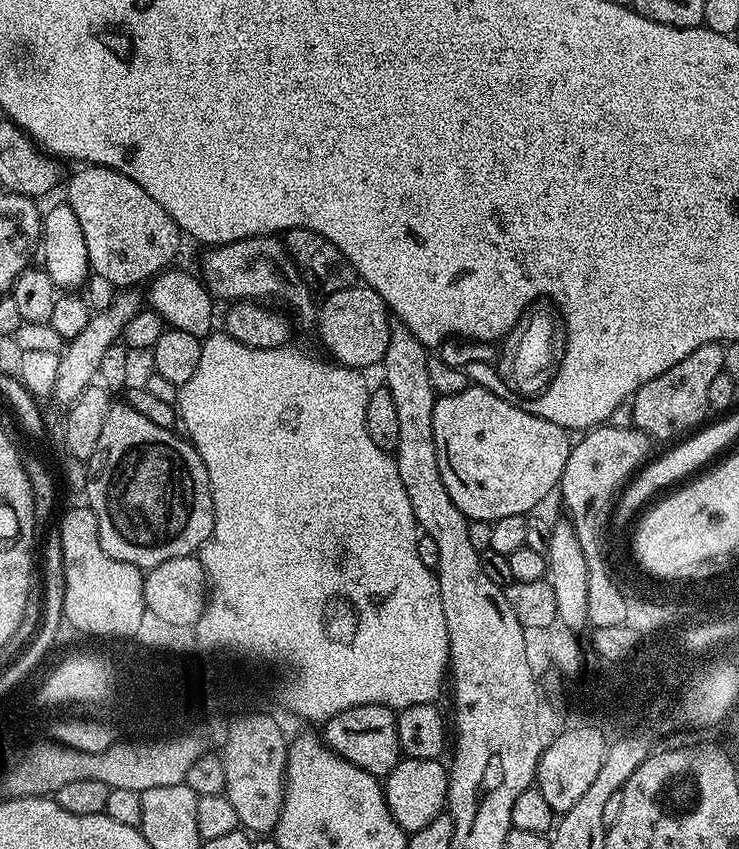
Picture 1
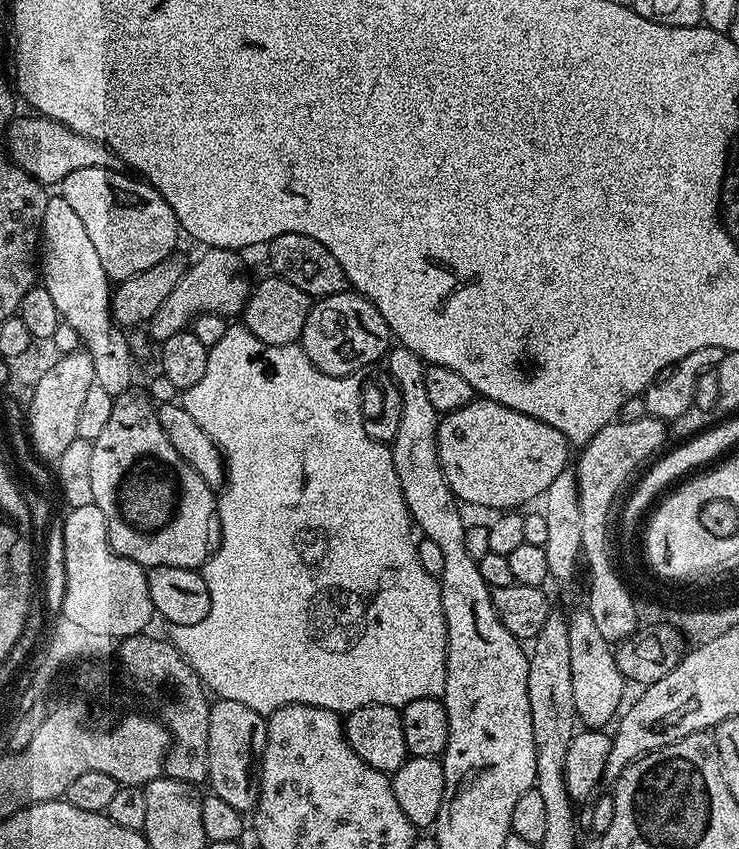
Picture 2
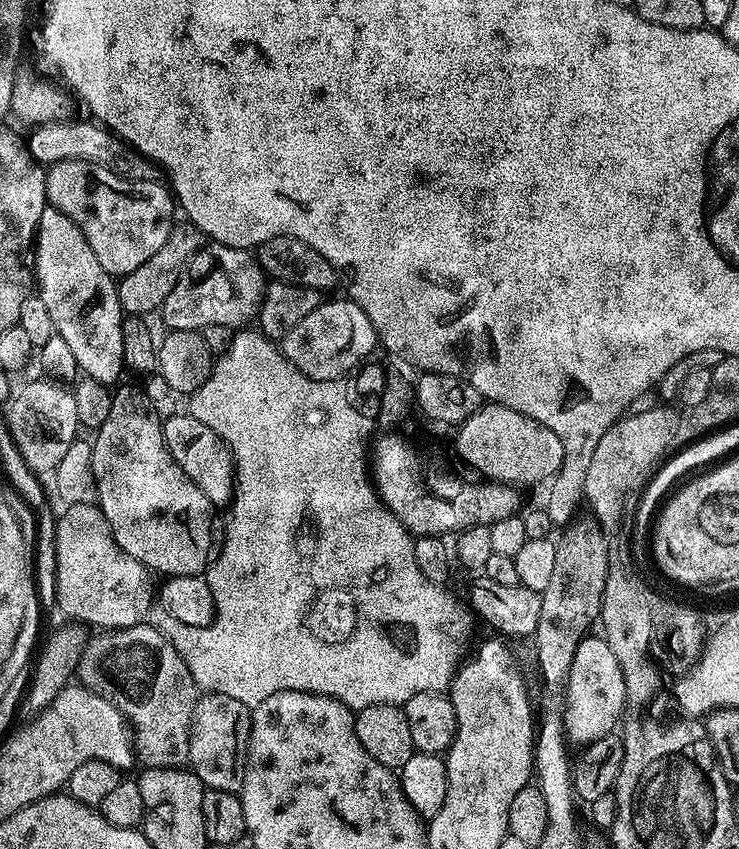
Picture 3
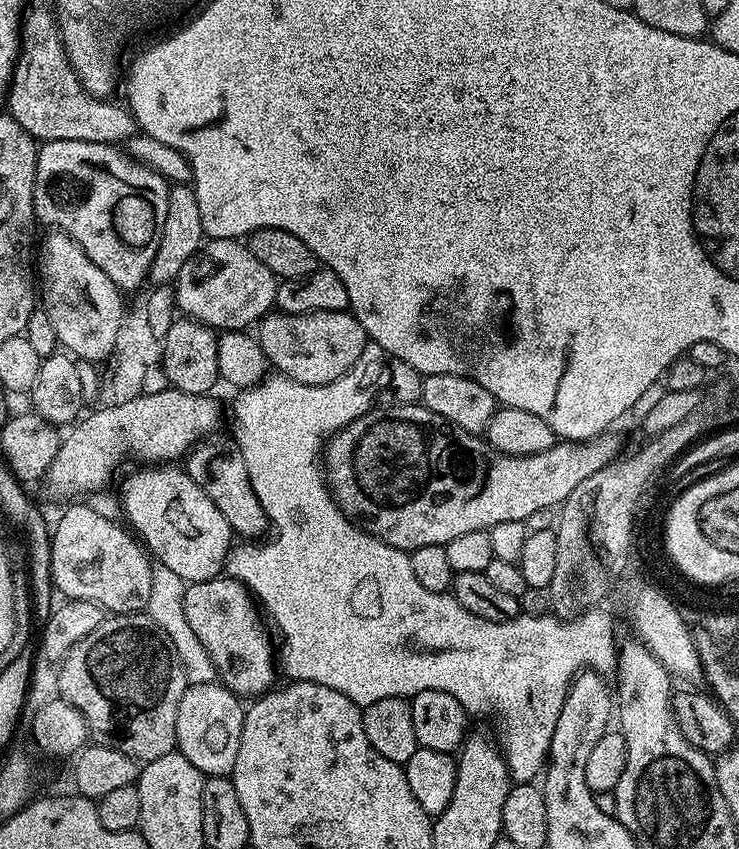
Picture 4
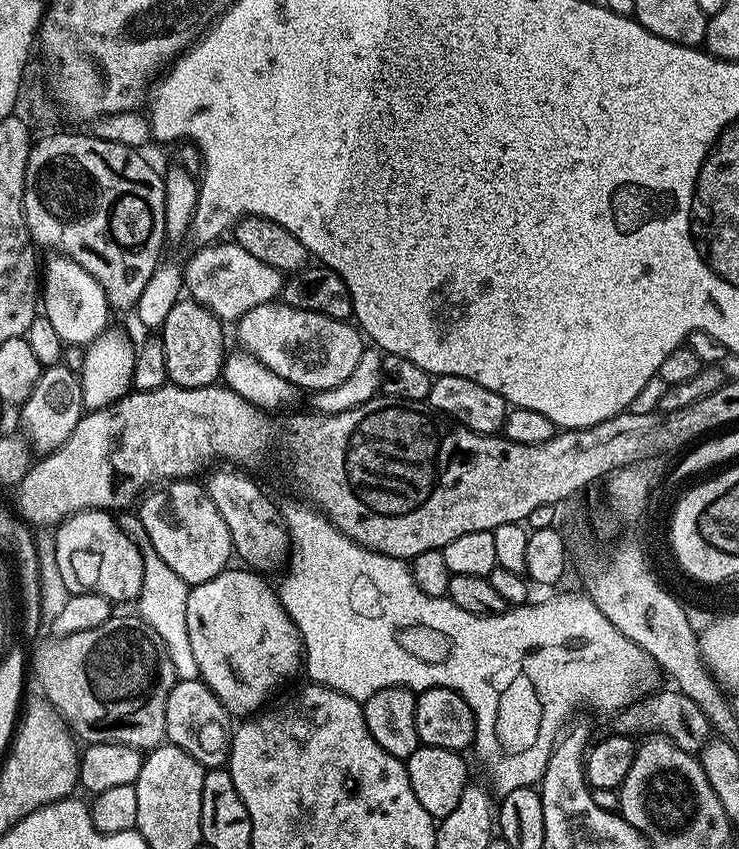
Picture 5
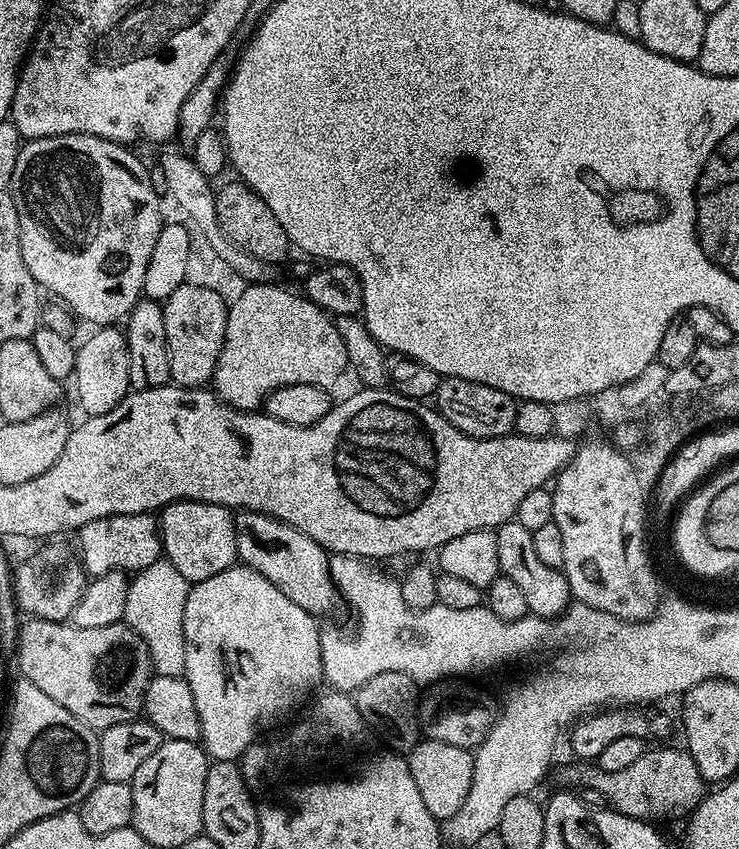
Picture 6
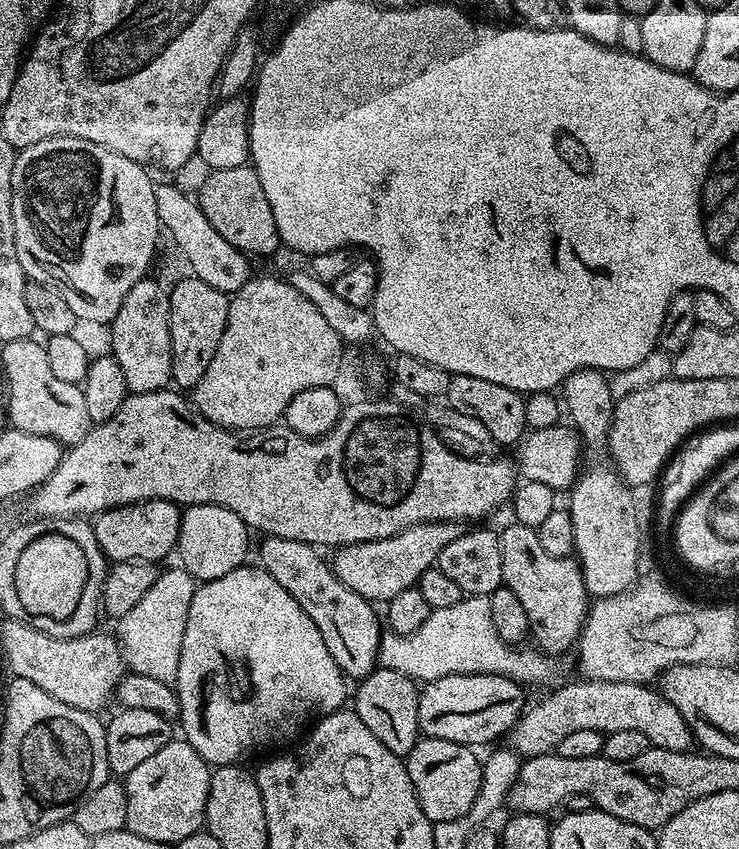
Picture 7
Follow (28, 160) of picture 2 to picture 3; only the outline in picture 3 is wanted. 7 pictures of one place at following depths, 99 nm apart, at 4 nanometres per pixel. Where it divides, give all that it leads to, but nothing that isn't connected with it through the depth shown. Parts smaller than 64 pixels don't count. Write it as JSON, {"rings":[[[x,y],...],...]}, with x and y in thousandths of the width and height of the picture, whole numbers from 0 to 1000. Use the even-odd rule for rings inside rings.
{"rings":[[[97,139],[76,146],[64,146],[47,150],[43,161],[37,161],[35,168],[41,181],[53,193],[69,196],[80,188],[116,188],[129,193],[138,193],[154,205],[160,205],[168,212],[191,212],[192,214],[217,214],[223,211],[225,204],[211,190],[200,187],[165,164],[147,155],[139,146],[123,144],[118,146],[114,141]]]}

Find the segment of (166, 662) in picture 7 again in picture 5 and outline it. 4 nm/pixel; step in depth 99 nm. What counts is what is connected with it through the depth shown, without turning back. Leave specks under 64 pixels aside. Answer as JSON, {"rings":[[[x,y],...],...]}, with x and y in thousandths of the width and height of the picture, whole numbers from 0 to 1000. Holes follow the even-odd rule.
{"rings":[[[203,643],[194,647],[195,675],[192,676],[192,695],[187,703],[187,724],[189,729],[200,734],[203,739],[219,751],[219,756],[227,762],[227,774],[238,790],[240,801],[264,801],[269,797],[271,790],[263,780],[260,768],[254,763],[254,743],[252,742],[252,704],[254,703],[256,688]]]}

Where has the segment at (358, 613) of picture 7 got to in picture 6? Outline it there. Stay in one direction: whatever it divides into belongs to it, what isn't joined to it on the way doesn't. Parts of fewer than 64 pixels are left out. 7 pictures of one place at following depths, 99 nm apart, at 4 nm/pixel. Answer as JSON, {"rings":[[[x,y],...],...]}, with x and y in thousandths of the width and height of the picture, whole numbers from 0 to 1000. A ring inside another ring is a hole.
{"rings":[[[326,602],[318,609],[319,653],[323,663],[333,669],[342,669],[355,681],[371,686],[392,709],[409,714],[429,728],[444,726],[455,715],[461,715],[463,703],[449,684],[449,673],[444,665],[447,651],[425,634],[409,629],[391,617],[383,617],[376,610],[357,603]]]}

